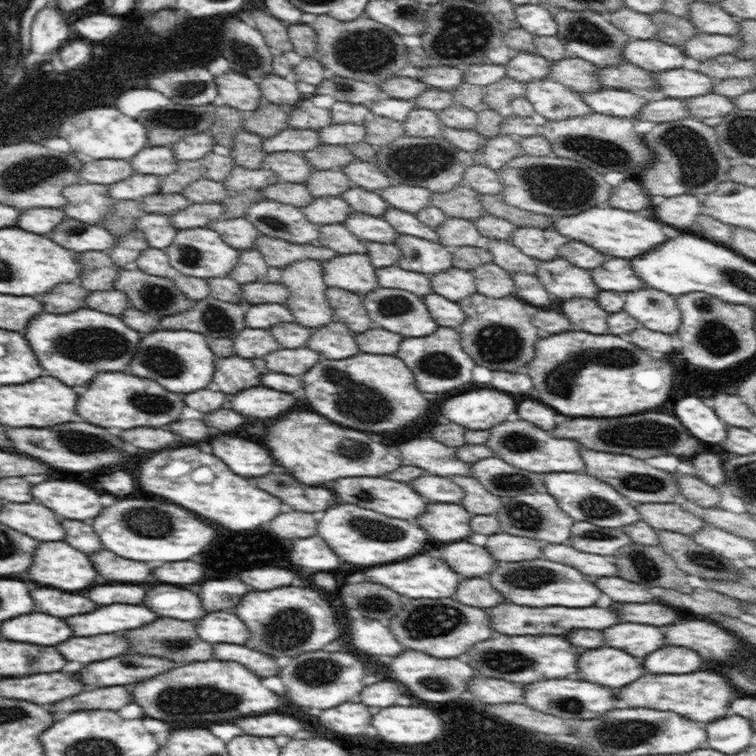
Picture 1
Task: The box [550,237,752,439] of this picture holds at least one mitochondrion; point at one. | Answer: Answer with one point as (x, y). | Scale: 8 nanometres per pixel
(712, 331)

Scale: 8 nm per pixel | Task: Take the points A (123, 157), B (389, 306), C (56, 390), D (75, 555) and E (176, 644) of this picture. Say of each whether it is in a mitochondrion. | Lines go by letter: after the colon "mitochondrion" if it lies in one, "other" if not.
A: other
B: mitochondrion
C: other
D: other
E: mitochondrion

